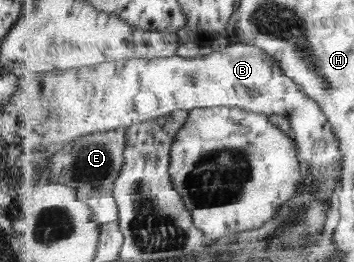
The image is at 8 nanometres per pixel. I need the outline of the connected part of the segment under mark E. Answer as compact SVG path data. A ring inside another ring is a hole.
M118 129L101 133L93 133L79 137L73 142L69 142L52 154L49 168L48 180L61 184L65 180L71 187L77 184L89 184L91 188L95 186L105 186L109 192L113 184L119 177L123 161L125 161L125 147L127 147L128 130Z

